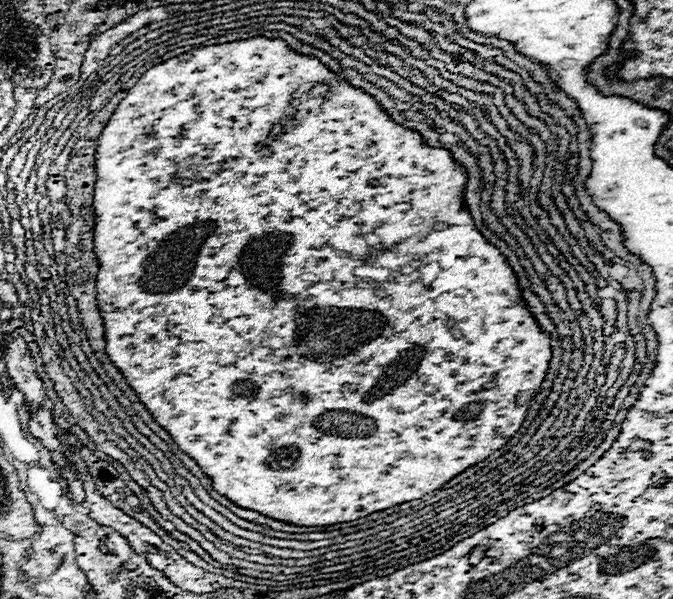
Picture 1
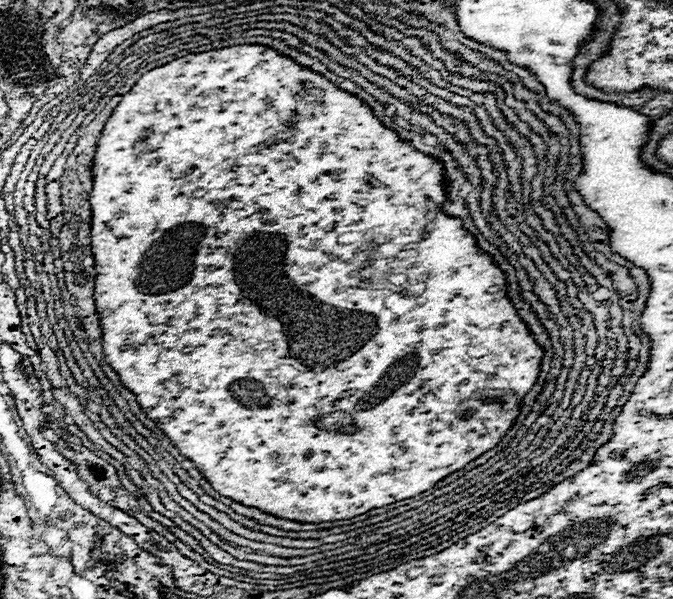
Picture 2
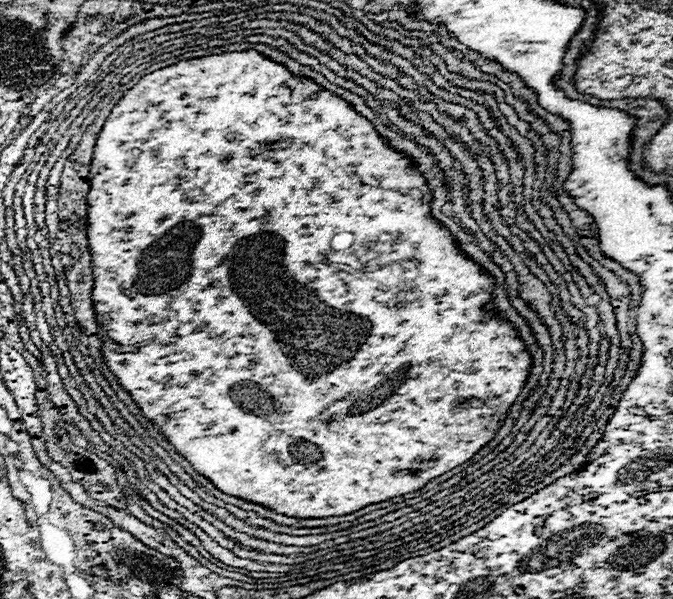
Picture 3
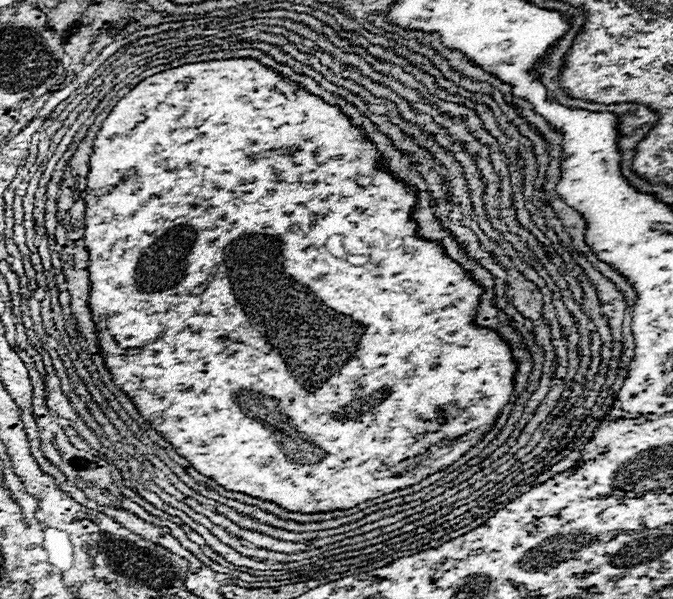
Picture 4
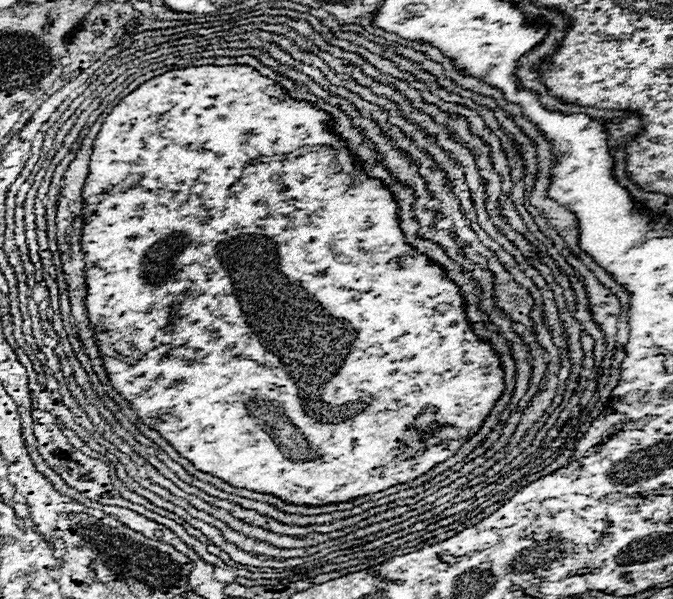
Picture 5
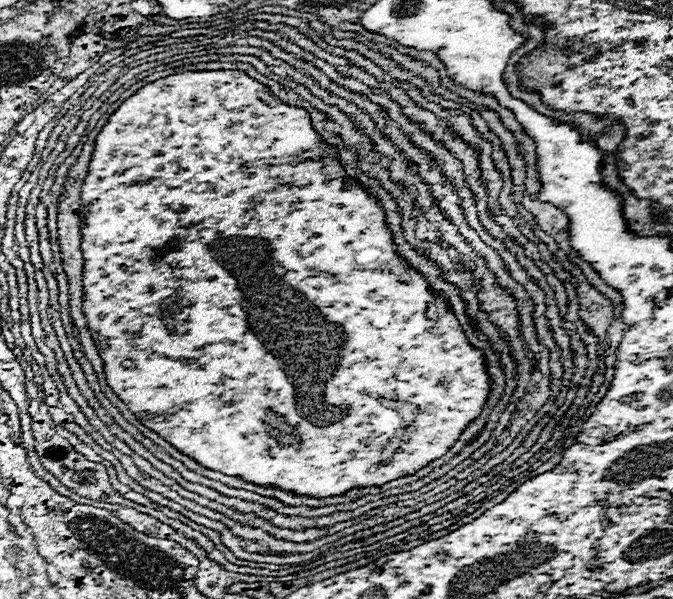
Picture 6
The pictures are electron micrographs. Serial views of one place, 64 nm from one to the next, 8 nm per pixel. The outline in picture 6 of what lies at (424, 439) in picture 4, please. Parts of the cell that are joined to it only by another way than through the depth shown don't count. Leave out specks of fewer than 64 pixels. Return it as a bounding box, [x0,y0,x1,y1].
[82,70,490,498]

